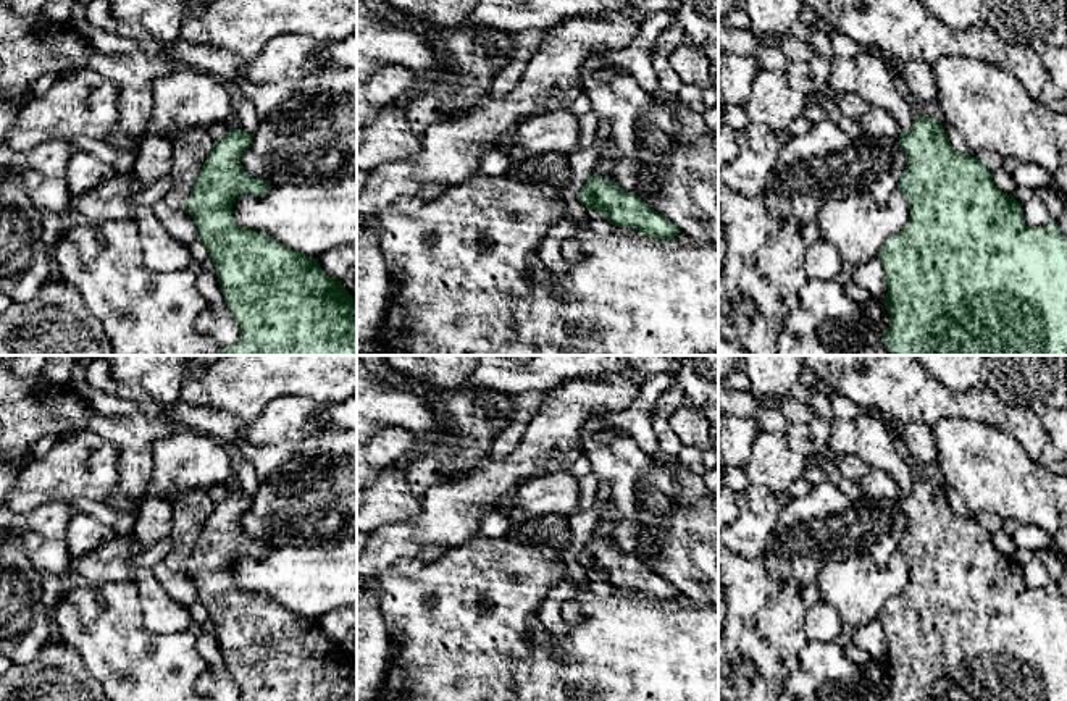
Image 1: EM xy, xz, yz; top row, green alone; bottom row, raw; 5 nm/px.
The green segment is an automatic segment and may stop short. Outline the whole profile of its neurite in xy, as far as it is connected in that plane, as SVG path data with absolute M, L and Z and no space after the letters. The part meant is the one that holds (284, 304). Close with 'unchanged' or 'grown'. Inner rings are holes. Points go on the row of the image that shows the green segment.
M231 129L210 150L184 212L197 225L199 241L208 249L231 315L239 325L234 344L220 347L218 355L357 355L357 299L342 281L329 278L318 263L294 252L265 233L242 228L231 213L242 194L262 195L271 184L247 174L241 157L252 134Z; unchanged

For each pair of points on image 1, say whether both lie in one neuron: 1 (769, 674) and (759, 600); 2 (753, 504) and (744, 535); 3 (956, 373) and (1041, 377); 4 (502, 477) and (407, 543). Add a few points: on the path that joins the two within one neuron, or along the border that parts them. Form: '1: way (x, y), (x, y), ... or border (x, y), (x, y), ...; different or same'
1: way (769, 656), (764, 617); same
2: way (753, 512), (753, 527); same
3: way (977, 373), (1001, 373), (1006, 378), (1020, 377); same
4: way (478, 488), (465, 496), (439, 522), (431, 525); same

